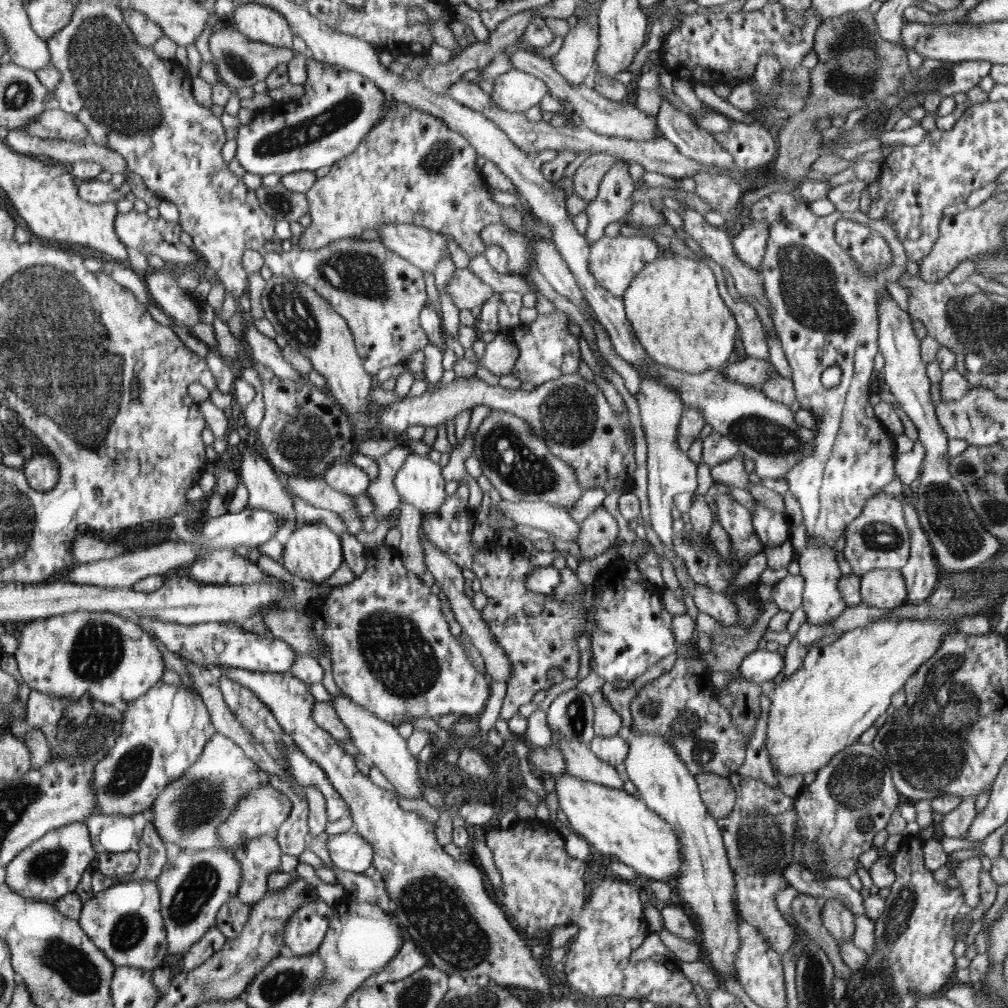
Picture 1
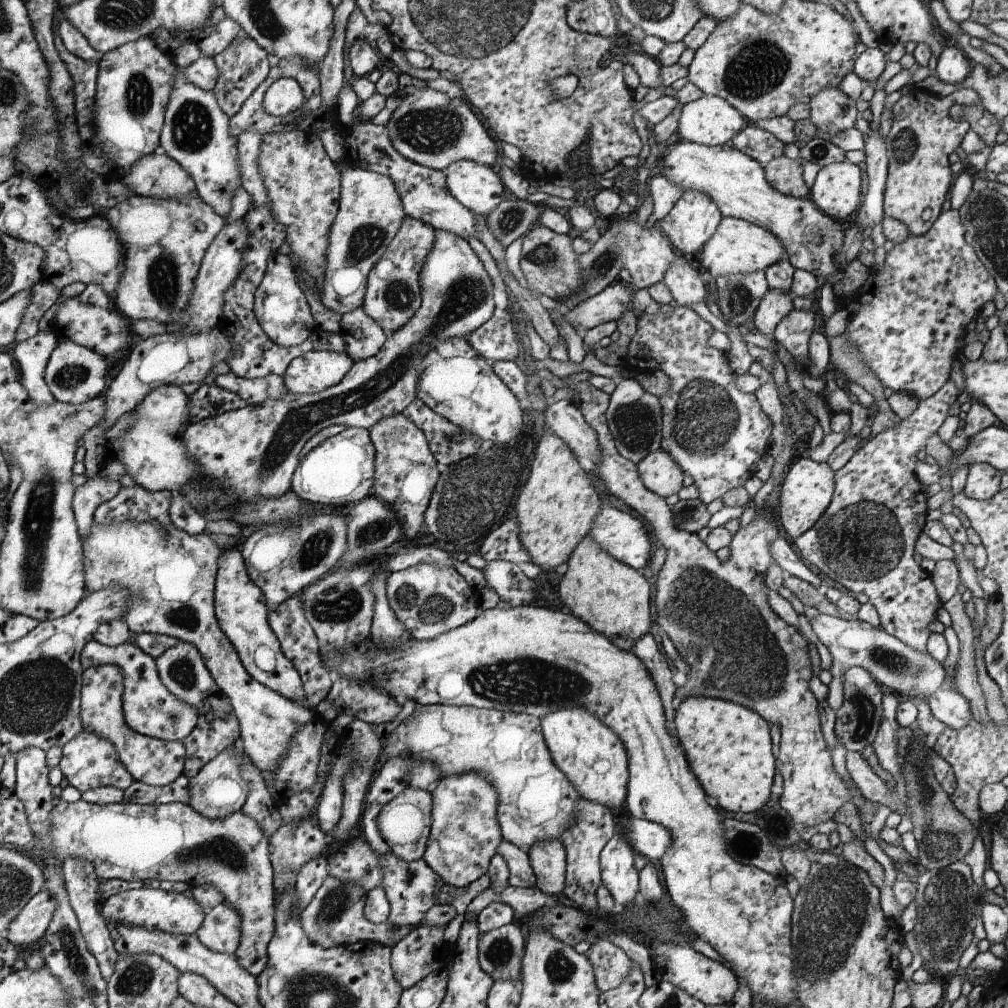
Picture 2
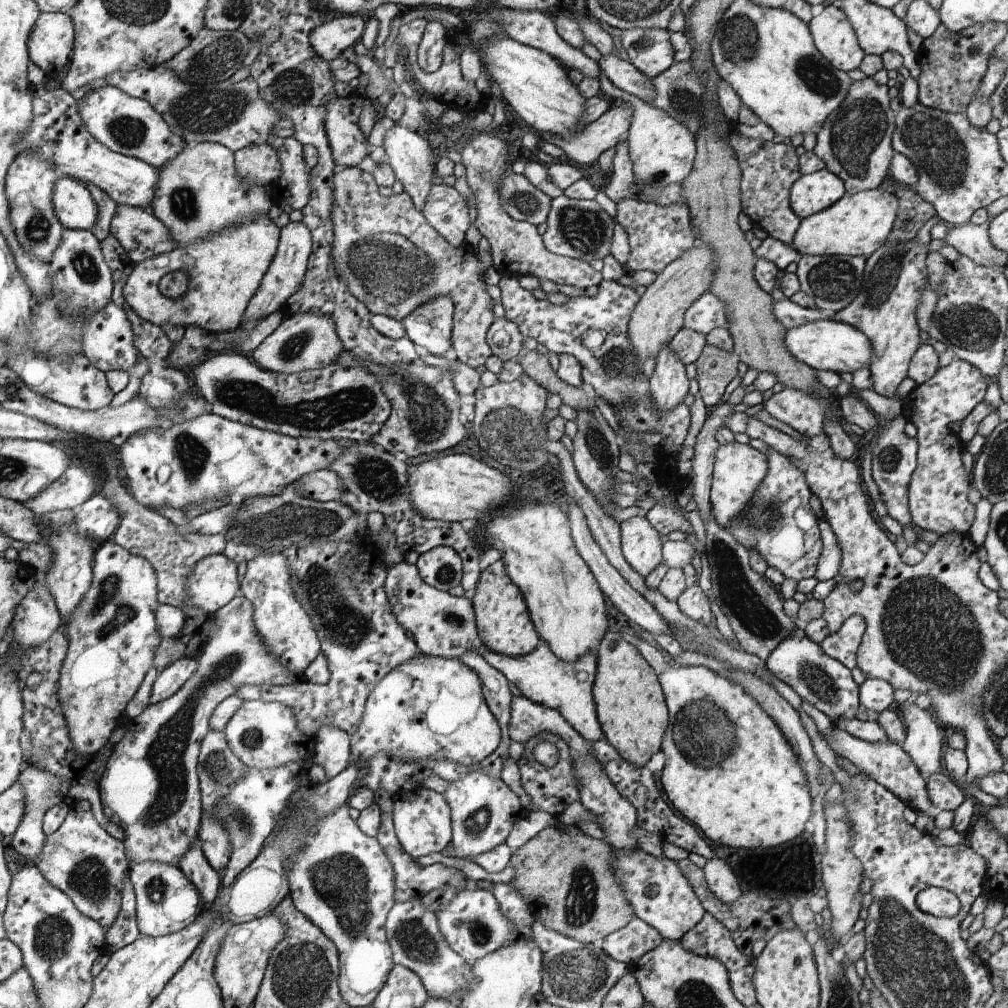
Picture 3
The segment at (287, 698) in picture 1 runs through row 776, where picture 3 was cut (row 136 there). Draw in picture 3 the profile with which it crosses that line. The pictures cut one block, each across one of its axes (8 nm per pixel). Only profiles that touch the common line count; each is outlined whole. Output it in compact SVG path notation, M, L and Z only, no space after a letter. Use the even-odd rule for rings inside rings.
M354 92L330 102L326 128L337 164L357 167L368 156L368 136L362 134L358 118L366 97Z

